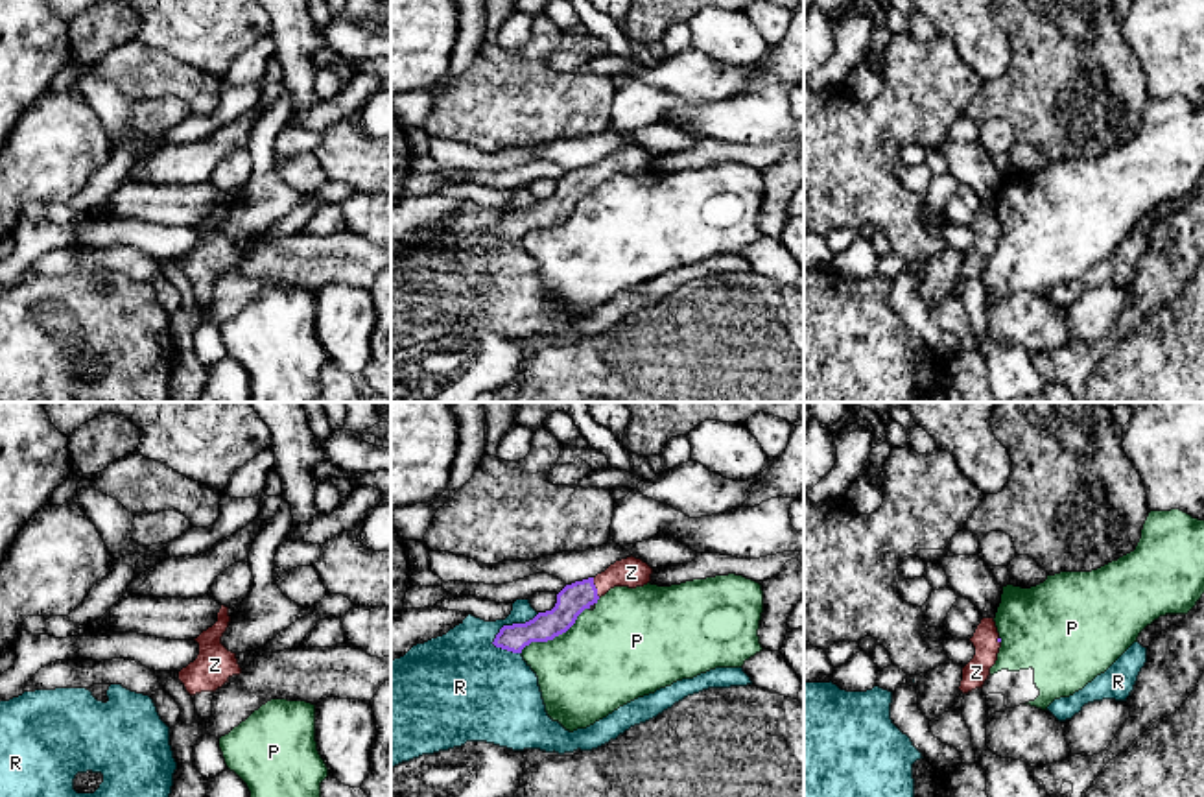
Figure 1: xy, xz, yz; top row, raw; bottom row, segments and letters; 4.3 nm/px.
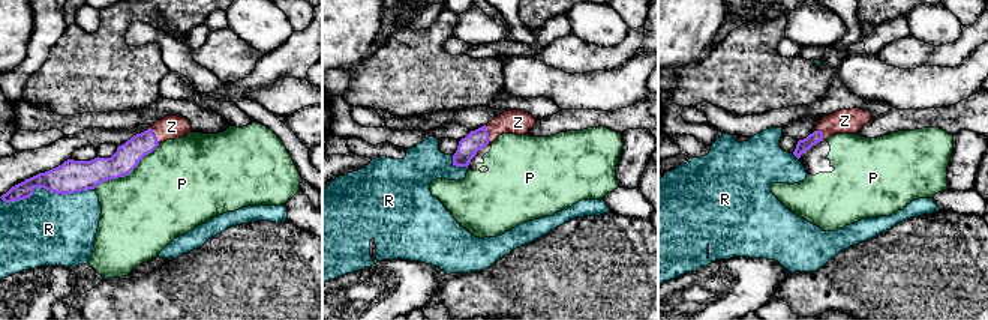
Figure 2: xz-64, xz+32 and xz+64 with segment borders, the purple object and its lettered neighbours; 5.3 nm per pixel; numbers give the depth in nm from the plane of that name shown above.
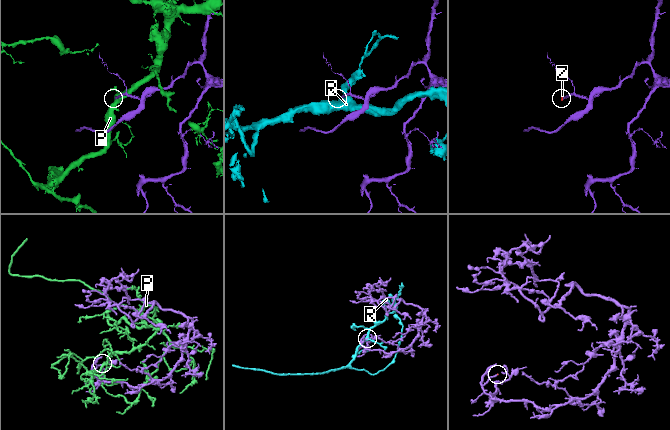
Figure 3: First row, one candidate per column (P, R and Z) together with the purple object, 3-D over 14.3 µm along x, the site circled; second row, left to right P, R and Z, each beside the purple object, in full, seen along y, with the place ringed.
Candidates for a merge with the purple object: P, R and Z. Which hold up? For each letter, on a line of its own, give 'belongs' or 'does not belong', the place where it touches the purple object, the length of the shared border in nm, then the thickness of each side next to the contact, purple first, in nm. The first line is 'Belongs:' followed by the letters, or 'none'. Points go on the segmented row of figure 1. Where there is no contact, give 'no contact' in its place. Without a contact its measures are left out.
Belongs: Z
P: does not belong; contact xz (555, 635); length 360 nm; calibres 140 and 420 nm
R: does not belong; contact xz (513, 624); length 260 nm; calibres 120 and 260 nm
Z: belongs; contact xz (594, 587); length 90 nm; calibres 140 and 130 nm

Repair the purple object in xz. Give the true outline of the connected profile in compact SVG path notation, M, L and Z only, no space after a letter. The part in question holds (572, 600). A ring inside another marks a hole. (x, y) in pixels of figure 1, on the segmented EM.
M627 557L610 565L596 577L566 585L557 594L557 603L551 611L538 613L525 624L503 625L494 638L494 646L522 653L531 642L548 642L566 633L577 616L590 609L601 596L614 587L643 587L651 581L653 568L636 557Z

